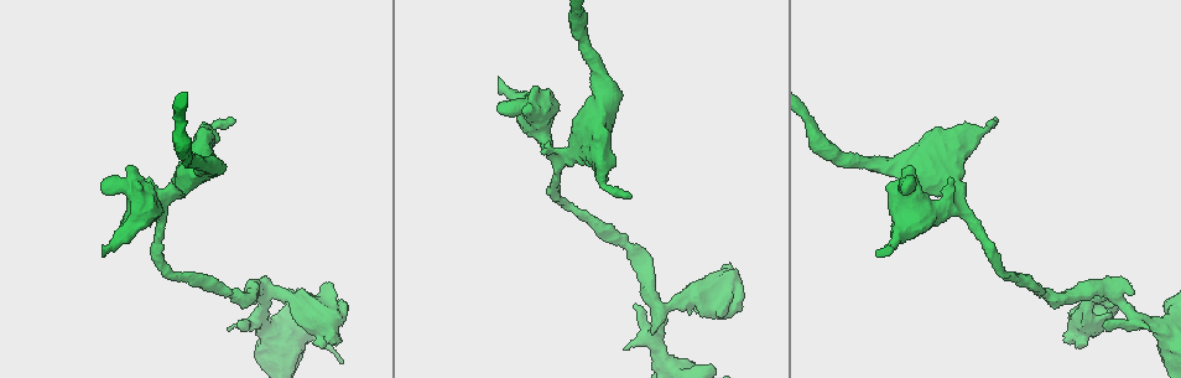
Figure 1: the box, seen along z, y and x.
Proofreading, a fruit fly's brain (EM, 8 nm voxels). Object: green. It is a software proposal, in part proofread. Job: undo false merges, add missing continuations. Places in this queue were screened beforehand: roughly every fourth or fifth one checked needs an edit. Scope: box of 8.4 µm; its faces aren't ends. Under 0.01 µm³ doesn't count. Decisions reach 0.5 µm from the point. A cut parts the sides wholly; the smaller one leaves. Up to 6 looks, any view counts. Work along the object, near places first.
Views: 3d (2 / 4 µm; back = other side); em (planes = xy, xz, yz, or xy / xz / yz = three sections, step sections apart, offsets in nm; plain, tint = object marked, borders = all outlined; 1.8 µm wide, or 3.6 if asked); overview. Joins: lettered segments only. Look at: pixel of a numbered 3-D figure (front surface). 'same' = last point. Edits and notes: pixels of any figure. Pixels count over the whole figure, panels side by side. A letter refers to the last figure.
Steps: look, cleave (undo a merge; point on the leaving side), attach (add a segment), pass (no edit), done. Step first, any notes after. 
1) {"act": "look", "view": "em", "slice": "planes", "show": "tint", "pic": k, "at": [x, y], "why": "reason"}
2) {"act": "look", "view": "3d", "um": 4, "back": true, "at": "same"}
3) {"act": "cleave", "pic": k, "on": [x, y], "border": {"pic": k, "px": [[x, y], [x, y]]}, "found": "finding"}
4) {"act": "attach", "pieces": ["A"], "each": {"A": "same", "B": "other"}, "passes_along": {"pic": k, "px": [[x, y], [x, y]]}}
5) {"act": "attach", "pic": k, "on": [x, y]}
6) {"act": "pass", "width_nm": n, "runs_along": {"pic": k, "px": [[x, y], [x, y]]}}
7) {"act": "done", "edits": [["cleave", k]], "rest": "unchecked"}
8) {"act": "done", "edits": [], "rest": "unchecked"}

{"act": "look", "view": "em", "slice": "planes", "show": "tint", "pic": 1, "at": [695, 308], "why": "free end"}

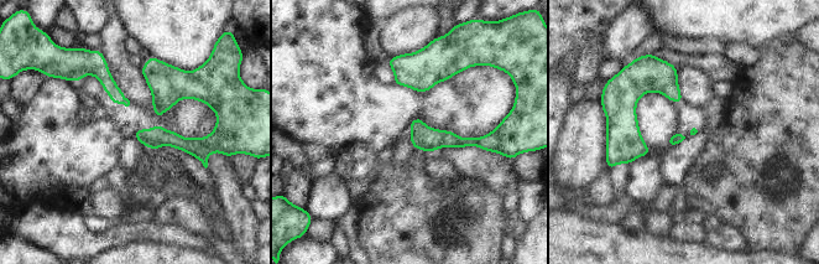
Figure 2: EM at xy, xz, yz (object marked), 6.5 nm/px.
{"act": "look", "view": "em", "slice": "planes", "show": "borders", "at": "same", "why": "what lies round it"}

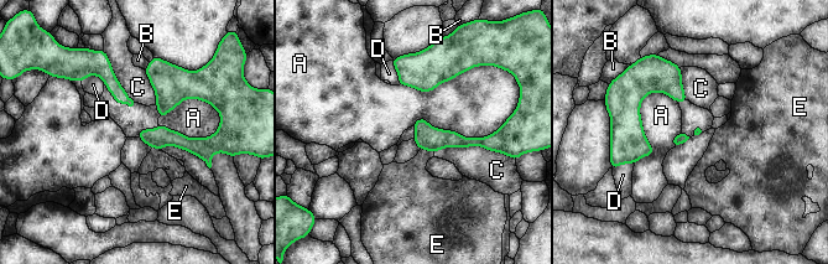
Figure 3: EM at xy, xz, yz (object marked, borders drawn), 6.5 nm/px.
{"act": "pass", "each": {"A": "other", "B": "other", "C": "other", "D": "other", "E": "other"}, "border": {"pic": 3, "px": [[220, 115], [207, 136], [159, 125]]}, "found": "no lettered segment goes on from it"}

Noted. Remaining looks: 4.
{"act": "look", "view": "3d", "um": 4, "pic": 1, "at": [996, 118], "why": "an open end"}

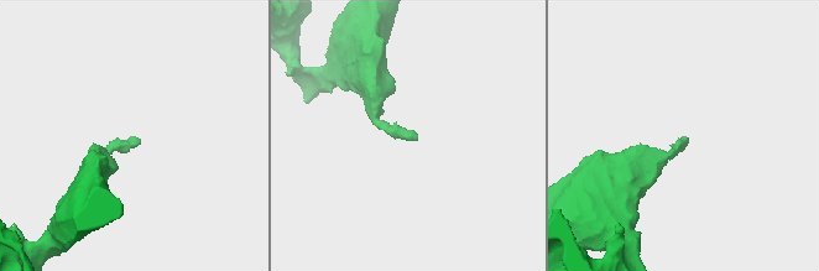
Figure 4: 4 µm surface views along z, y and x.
{"act": "look", "view": "em", "slice": "xz", "step": 4, "show": "borders", "pic": 4, "at": [685, 142]}

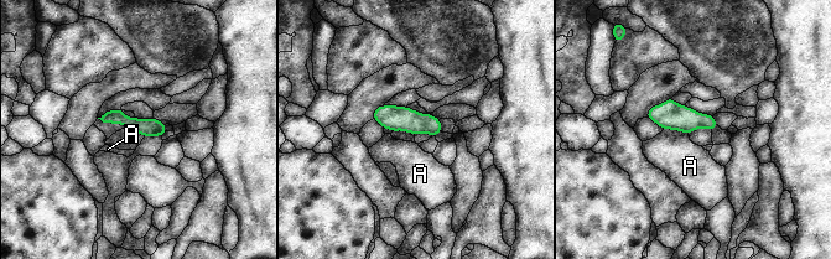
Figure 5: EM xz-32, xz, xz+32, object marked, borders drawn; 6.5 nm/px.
{"act": "pass", "longest_contact_nm": ["A", 170], "each": {"A": "other"}, "border": {"pic": 5, "px": [[663, 129], [676, 129], [687, 134]]}, "found": "none of them fits"}

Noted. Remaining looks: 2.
{"act": "done", "edits": [], "rest": "unchecked"}

